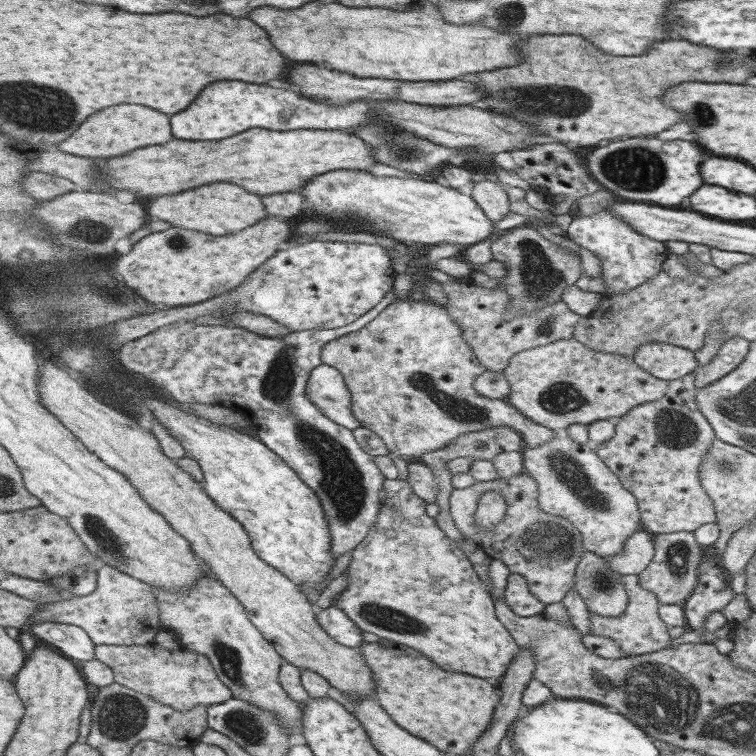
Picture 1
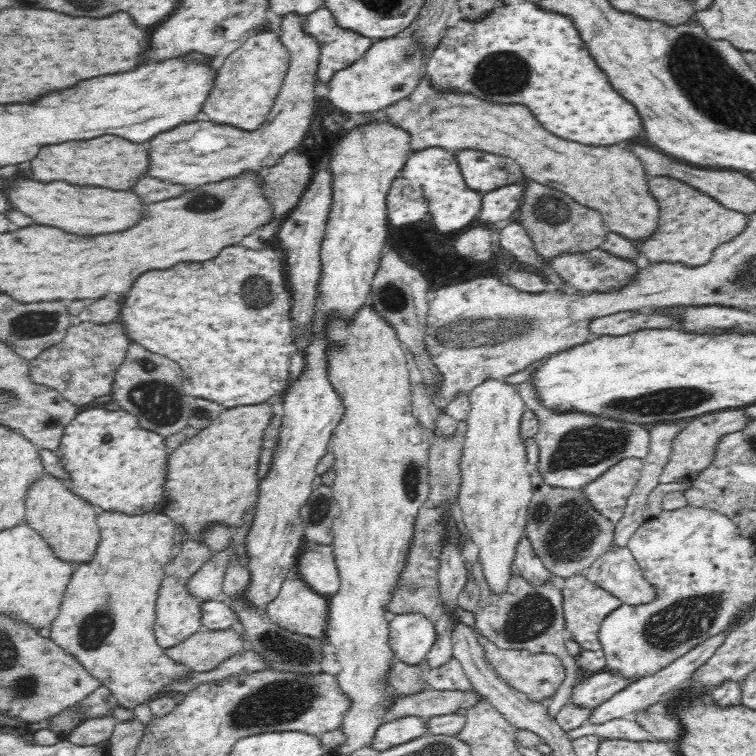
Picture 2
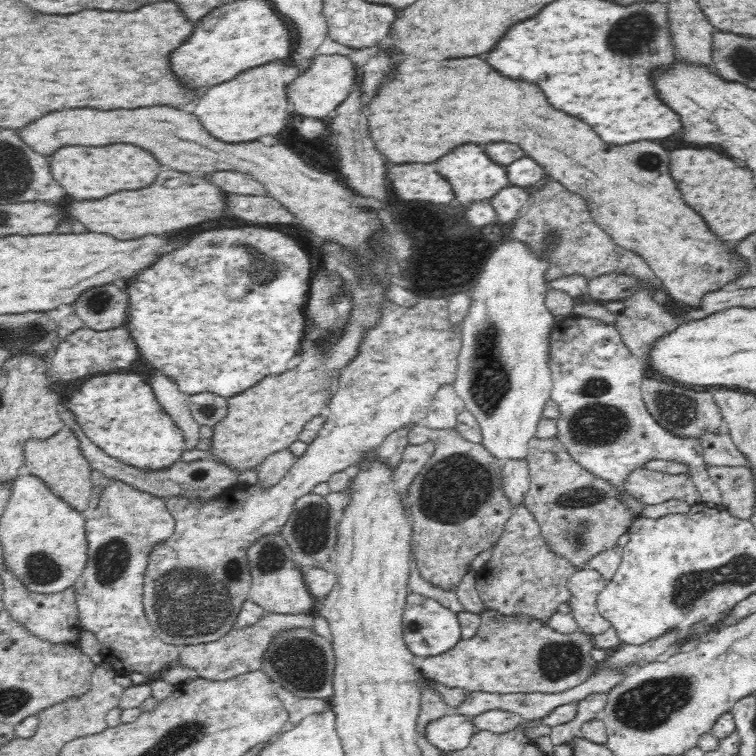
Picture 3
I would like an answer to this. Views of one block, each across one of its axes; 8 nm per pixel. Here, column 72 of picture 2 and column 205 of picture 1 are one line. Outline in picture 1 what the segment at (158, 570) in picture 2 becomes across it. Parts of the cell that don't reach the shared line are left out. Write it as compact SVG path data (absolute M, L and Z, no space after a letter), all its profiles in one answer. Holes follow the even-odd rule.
M203 576L189 592L155 588L161 624L179 636L181 648L207 656L221 680L235 692L235 698L257 704L279 714L285 728L305 734L305 702L293 700L281 684L281 660L277 646L253 624L245 604L215 576Z

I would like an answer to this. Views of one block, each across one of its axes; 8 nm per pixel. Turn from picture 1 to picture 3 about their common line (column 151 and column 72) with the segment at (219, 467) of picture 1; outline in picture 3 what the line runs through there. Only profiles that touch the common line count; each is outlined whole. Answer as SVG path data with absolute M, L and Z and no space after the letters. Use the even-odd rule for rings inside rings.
M112 372L96 374L82 382L70 396L70 410L80 424L80 430L94 446L108 452L108 456L132 464L142 470L160 470L178 462L186 450L180 426L164 412L156 400L152 386L142 374Z

